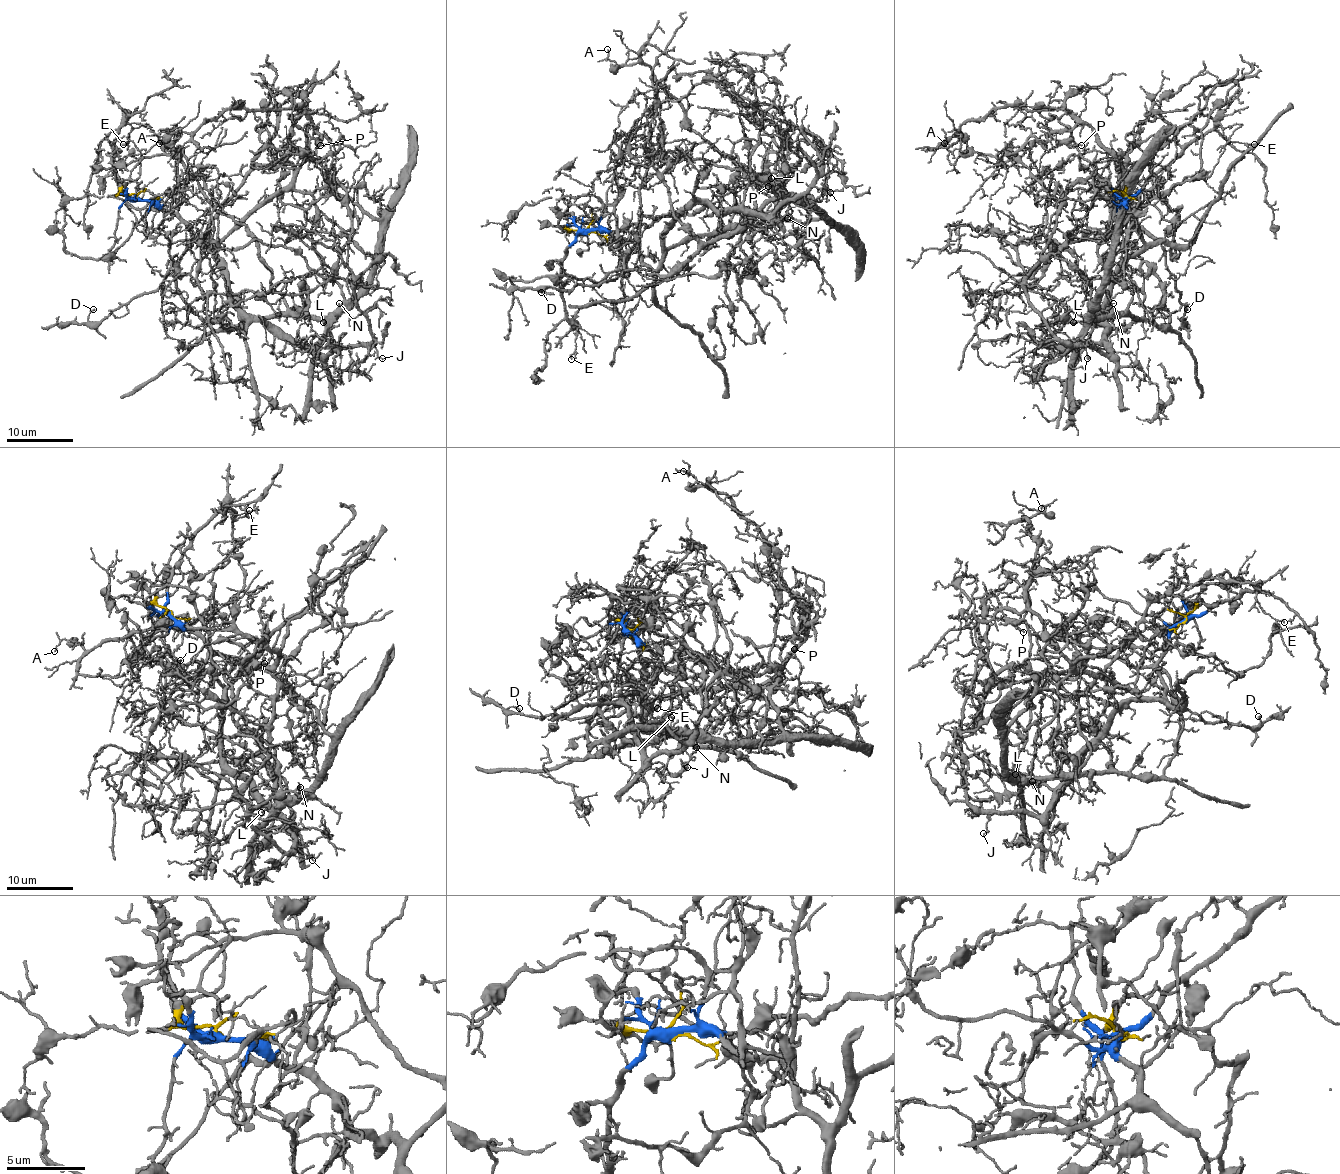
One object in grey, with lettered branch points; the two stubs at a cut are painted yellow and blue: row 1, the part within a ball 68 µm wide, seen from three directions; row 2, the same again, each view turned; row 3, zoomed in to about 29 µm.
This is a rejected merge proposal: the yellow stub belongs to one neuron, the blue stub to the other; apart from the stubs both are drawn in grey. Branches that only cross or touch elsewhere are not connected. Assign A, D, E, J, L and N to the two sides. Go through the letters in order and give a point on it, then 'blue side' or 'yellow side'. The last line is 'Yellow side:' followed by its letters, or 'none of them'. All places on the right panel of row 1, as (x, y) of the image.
A: (944, 143) | blue side
D: (1187, 309) | blue side
E: (1254, 144) | blue side
J: (1087, 358) | blue side
L: (1073, 322) | yellow side
N: (1113, 303) | yellow side
Yellow side: L, N

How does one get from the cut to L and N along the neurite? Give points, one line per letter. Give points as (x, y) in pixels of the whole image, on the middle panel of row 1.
L: (587, 233), (590, 208), (579, 205), (597, 227), (620, 230), (706, 203), (731, 237), (775, 195), (771, 178)
N: (587, 233), (585, 203), (597, 227), (620, 230), (706, 203), (726, 237), (773, 200), (788, 201), (786, 218)

